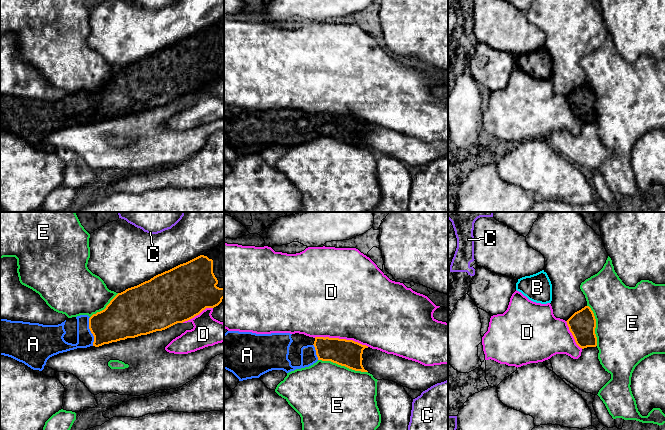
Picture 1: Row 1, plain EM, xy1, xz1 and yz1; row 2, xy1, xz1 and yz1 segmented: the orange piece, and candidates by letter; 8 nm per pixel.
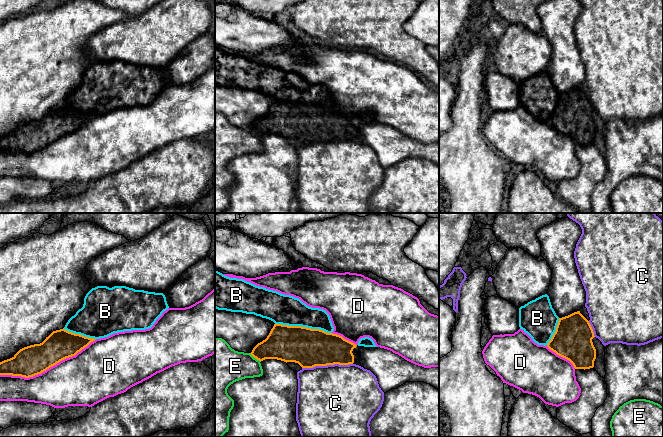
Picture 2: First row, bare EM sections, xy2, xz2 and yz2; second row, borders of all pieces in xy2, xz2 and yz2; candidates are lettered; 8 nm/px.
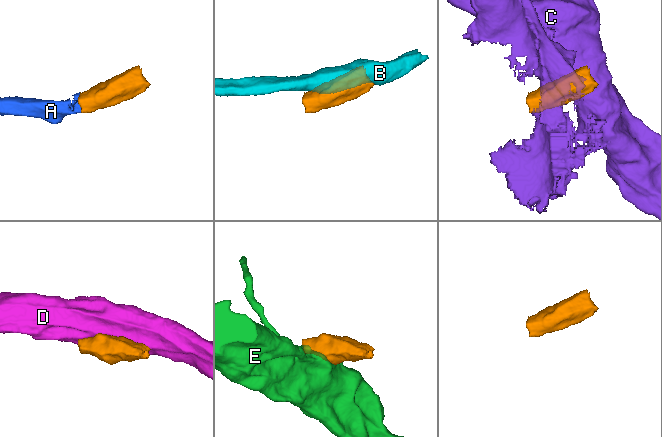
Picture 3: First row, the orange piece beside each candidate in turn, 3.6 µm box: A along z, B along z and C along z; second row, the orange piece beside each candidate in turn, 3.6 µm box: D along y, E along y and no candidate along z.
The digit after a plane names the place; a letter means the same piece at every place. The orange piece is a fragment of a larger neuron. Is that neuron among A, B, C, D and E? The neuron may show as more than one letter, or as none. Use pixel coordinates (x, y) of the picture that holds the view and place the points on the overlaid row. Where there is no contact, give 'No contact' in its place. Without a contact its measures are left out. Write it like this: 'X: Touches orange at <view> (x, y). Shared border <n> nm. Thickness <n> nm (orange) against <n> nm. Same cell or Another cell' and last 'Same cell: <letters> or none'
A: Touches orange at xy1 (90, 330). Shared border 240 nm. Thickness 300 nm (orange) against 140 nm. Same cell
B: Touches orange at xz2 (303, 327). Shared border 460 nm. Thickness 300 nm (orange) against 240 nm. Another cell
C: Touches orange at xz2 (327, 364). Shared border 400 nm. Thickness 300 nm (orange) against 480 nm. Another cell
D: Touches orange at xy2 (48, 368). Shared border 850 nm. Thickness 240 nm (orange) against 400 nm. Another cell
E: Touches orange at xz1 (343, 365). Shared border 420 nm. Thickness 220 nm (orange) against 480 nm. Another cell
Same cell: A

